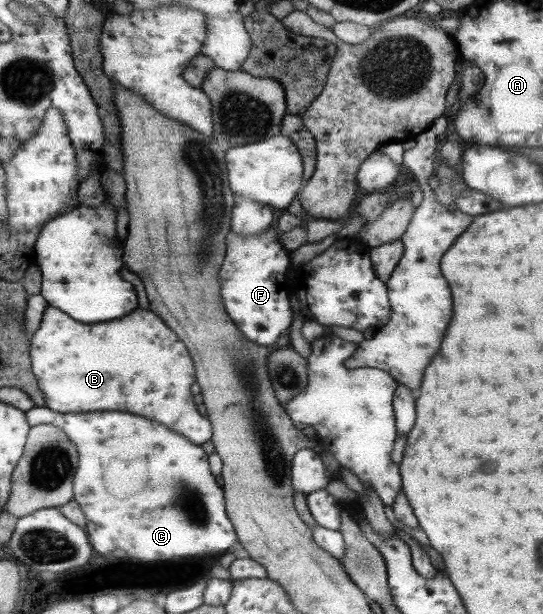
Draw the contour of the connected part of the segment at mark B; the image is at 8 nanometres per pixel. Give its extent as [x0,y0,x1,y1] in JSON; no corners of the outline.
[31,306,213,446]

